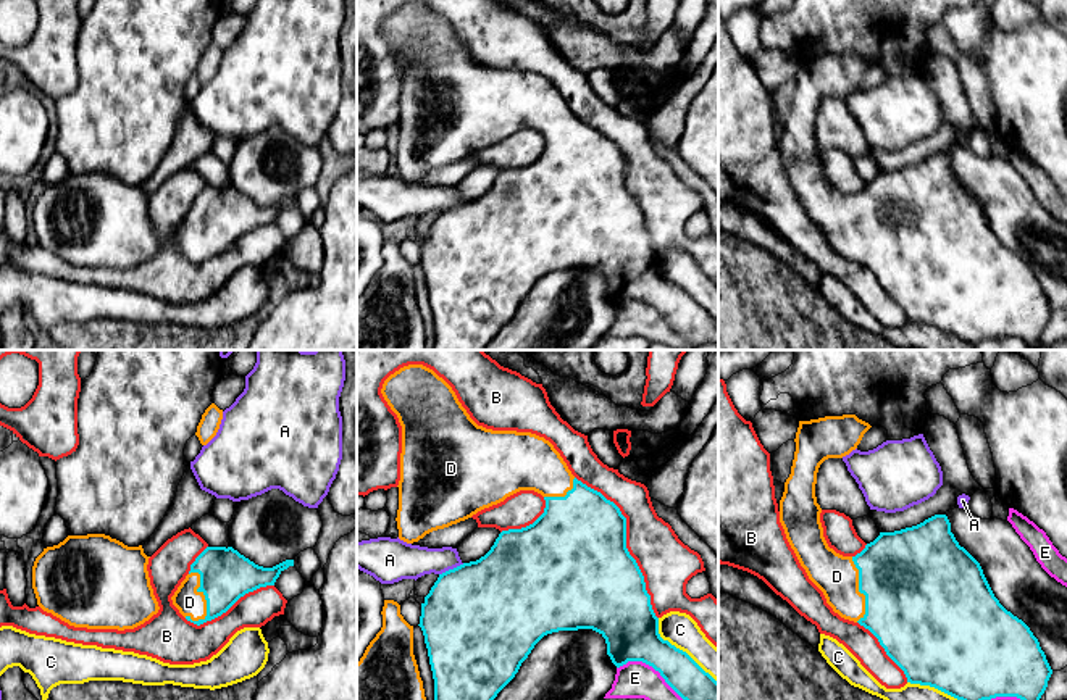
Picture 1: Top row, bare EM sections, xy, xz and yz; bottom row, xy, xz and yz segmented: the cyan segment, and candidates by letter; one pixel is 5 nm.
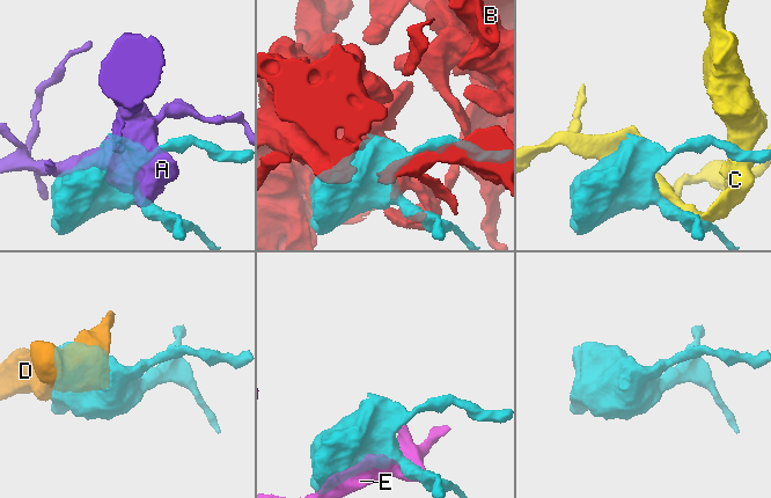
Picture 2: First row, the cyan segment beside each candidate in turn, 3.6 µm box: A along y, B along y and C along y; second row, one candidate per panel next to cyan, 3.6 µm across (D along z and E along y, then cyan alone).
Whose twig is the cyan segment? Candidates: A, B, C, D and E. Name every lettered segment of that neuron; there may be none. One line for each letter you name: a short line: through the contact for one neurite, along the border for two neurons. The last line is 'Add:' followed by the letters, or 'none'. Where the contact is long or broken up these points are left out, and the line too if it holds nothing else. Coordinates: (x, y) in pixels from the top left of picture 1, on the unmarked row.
Add: D

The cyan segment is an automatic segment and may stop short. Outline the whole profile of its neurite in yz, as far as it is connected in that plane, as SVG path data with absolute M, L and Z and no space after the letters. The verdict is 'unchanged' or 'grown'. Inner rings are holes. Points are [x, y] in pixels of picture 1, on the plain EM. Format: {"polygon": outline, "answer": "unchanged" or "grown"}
{"polygon": "M856 53L799 60L791 113L780 139L780 161L809 218L823 231L826 242L841 256L868 268L886 294L904 310L907 321L935 326L969 344L996 335L1017 335L1035 347L1048 326L1052 308L1030 266L1007 250L994 235L980 202L956 179L946 153L880 174L856 195L843 195L828 185L820 161L815 123L820 103L843 97L857 87L872 65Z", "answer": "grown"}

